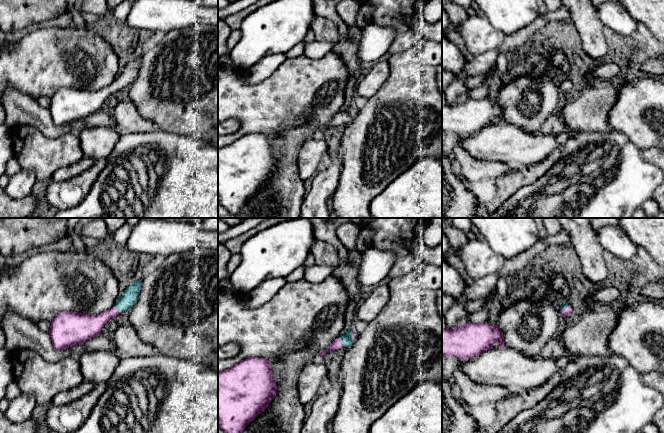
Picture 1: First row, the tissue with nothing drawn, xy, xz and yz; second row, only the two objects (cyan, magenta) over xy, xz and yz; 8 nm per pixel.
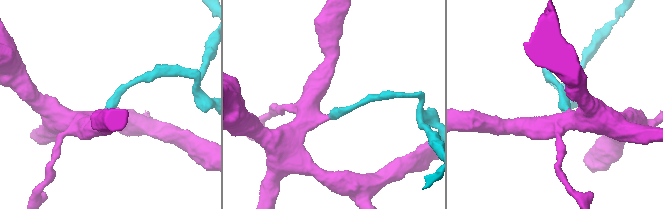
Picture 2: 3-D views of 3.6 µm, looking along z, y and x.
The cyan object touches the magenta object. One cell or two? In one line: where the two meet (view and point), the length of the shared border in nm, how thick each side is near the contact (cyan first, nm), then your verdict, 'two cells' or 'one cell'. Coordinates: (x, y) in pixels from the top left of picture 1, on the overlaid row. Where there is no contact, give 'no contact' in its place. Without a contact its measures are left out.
xz (341, 341) | 80 nm | 90/80 nm | one cell

